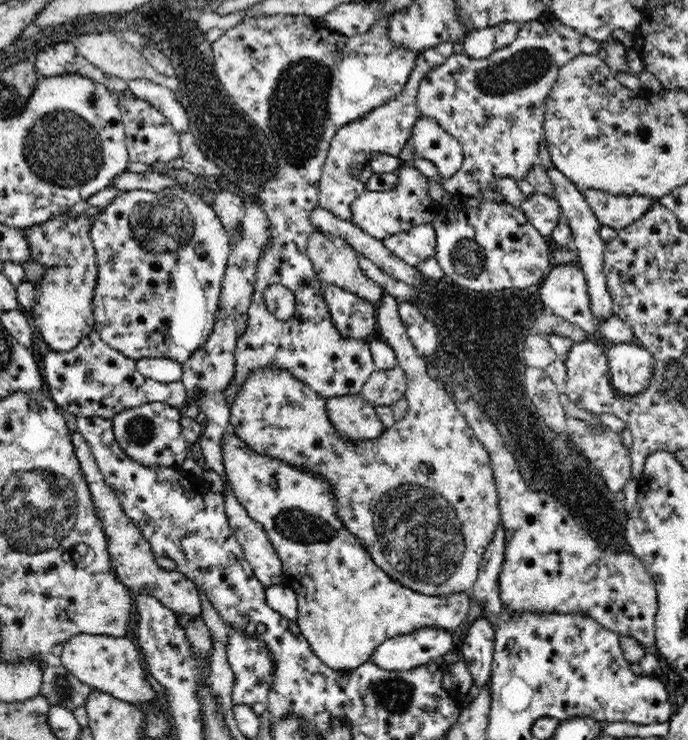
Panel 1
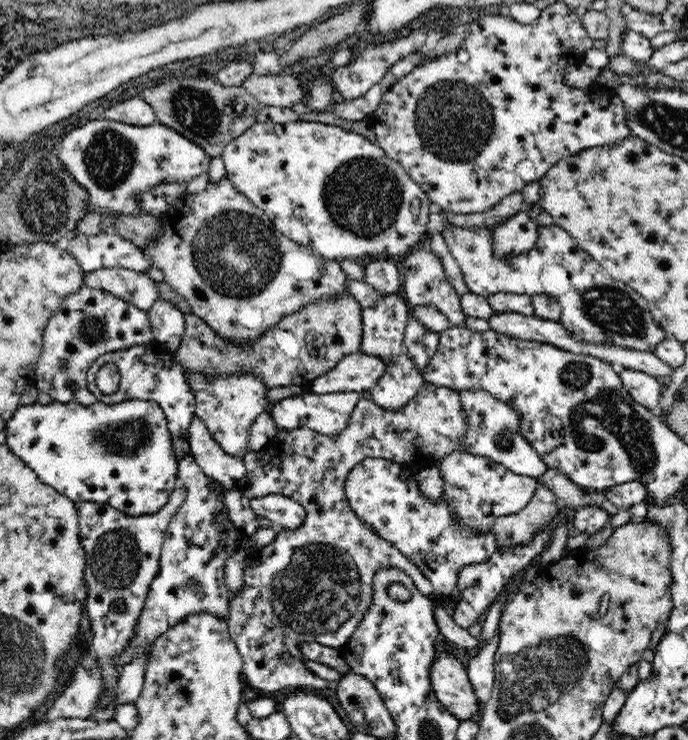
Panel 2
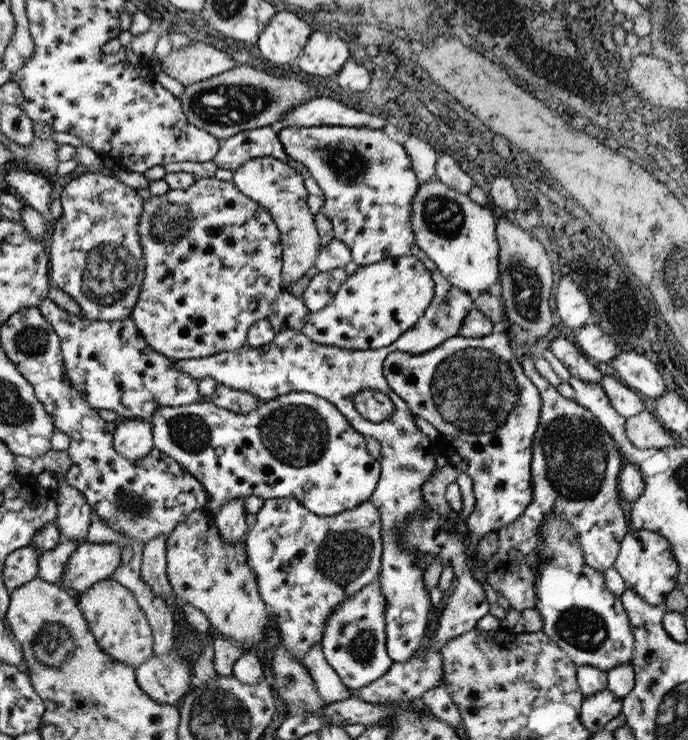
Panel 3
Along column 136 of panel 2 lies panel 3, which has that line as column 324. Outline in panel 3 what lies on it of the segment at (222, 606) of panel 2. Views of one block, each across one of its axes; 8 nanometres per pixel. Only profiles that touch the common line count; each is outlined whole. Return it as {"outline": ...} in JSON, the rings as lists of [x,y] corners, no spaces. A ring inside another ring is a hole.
{"outline":[[[379,576],[365,588],[361,588],[355,596],[343,600],[337,612],[331,612],[327,620],[327,628],[321,640],[321,652],[327,666],[339,676],[341,684],[347,690],[357,692],[367,684],[375,684],[391,670],[391,656],[387,654],[387,598],[383,598]]]}

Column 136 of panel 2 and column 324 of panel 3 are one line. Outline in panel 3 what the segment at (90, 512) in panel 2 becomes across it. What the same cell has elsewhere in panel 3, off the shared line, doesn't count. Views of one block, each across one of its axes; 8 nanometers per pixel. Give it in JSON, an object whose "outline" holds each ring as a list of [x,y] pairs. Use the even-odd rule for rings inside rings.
{"outline":[[[287,496],[279,500],[265,500],[255,516],[257,522],[247,530],[245,536],[245,552],[249,556],[247,564],[257,574],[259,594],[271,610],[277,634],[281,636],[281,644],[297,662],[303,662],[303,656],[315,648],[315,644],[321,644],[331,612],[337,612],[343,600],[355,596],[361,588],[369,586],[379,576],[377,570],[381,568],[383,556],[381,514],[367,500],[365,504],[359,504],[357,508],[337,516],[317,516],[299,500]]]}

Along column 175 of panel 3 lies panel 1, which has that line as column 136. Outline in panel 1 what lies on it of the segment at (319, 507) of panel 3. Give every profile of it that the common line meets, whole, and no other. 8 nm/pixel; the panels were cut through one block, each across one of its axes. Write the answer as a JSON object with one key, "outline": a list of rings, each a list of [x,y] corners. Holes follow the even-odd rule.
{"outline":[[[158,402],[158,404],[144,404],[138,408],[126,408],[124,412],[110,418],[114,436],[120,448],[126,452],[130,460],[138,460],[142,466],[160,466],[160,468],[174,468],[182,472],[182,464],[192,456],[190,442],[182,436],[182,416],[178,408]]]}

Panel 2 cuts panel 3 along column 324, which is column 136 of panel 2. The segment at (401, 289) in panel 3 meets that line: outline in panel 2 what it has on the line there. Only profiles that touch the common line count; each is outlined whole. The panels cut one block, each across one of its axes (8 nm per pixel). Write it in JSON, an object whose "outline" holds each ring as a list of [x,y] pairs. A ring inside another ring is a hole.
{"outline":[[[84,286],[68,296],[60,310],[50,318],[50,324],[44,330],[44,344],[36,366],[34,386],[40,392],[50,394],[54,402],[74,402],[74,392],[88,386],[88,370],[100,356],[128,350],[138,344],[146,346],[150,342],[154,342],[154,336],[148,314],[144,310],[134,308],[110,292]]]}

